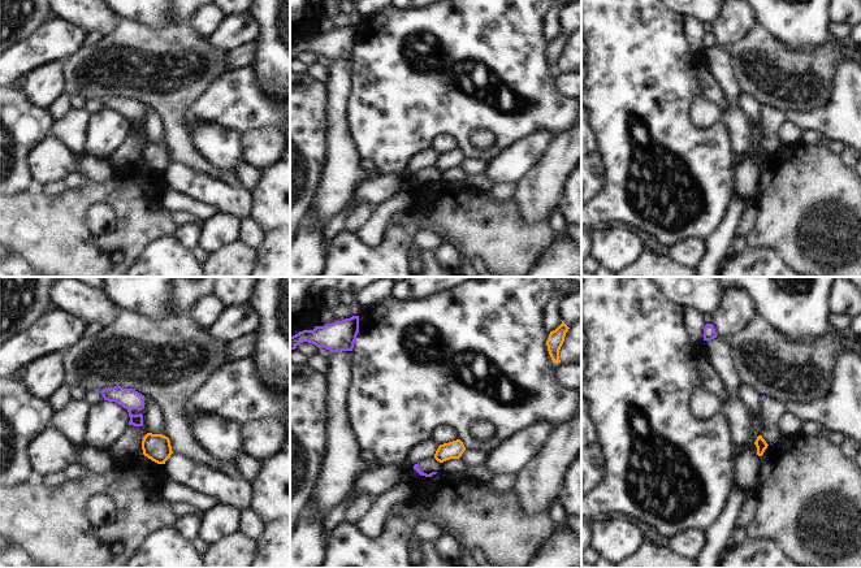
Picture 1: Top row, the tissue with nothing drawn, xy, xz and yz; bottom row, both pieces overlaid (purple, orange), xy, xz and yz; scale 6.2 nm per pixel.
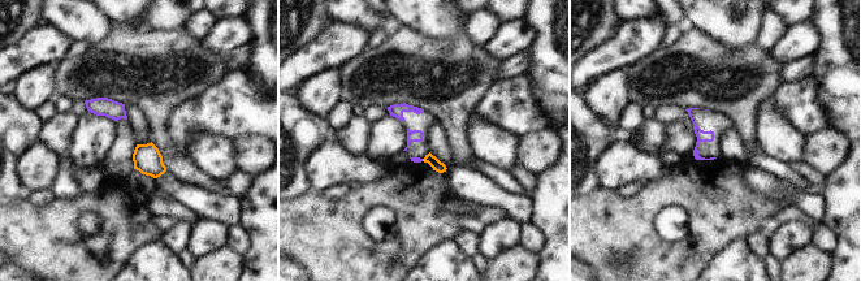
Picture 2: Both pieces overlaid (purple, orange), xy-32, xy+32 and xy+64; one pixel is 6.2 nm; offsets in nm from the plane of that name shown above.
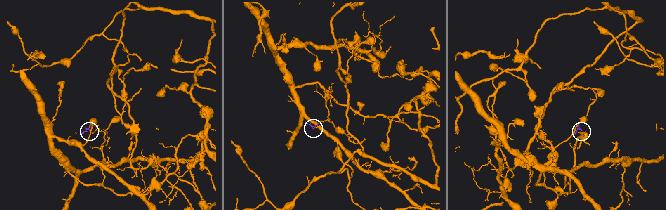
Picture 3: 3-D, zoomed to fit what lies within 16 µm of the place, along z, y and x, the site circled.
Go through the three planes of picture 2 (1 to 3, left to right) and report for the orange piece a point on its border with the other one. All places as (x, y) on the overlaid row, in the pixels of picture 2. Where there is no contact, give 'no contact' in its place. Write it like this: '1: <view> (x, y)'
1: no contact
2: no contact
3: no contact

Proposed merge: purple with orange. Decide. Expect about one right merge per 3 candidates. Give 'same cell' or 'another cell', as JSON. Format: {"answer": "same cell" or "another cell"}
{"answer": "another cell"}

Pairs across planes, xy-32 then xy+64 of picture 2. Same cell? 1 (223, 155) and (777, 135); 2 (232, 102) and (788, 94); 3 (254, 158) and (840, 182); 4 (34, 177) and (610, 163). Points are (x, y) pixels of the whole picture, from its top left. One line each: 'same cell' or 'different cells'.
1: same cell
2: same cell
3: different cells
4: same cell

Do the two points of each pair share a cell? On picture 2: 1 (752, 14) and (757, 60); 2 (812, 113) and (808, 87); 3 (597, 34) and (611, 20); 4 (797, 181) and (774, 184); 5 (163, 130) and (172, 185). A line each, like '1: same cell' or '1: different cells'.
1: different cells
2: same cell
3: same cell
4: different cells
5: different cells

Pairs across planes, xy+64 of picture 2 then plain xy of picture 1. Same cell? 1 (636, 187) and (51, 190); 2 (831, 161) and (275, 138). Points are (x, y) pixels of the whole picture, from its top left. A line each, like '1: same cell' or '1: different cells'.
1: same cell
2: same cell

